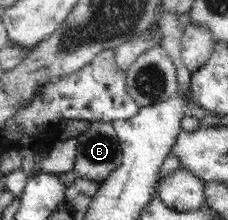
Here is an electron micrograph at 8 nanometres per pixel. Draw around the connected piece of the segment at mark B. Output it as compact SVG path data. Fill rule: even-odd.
M92 120L77 144L72 170L81 179L102 183L121 164L123 147L111 122Z

